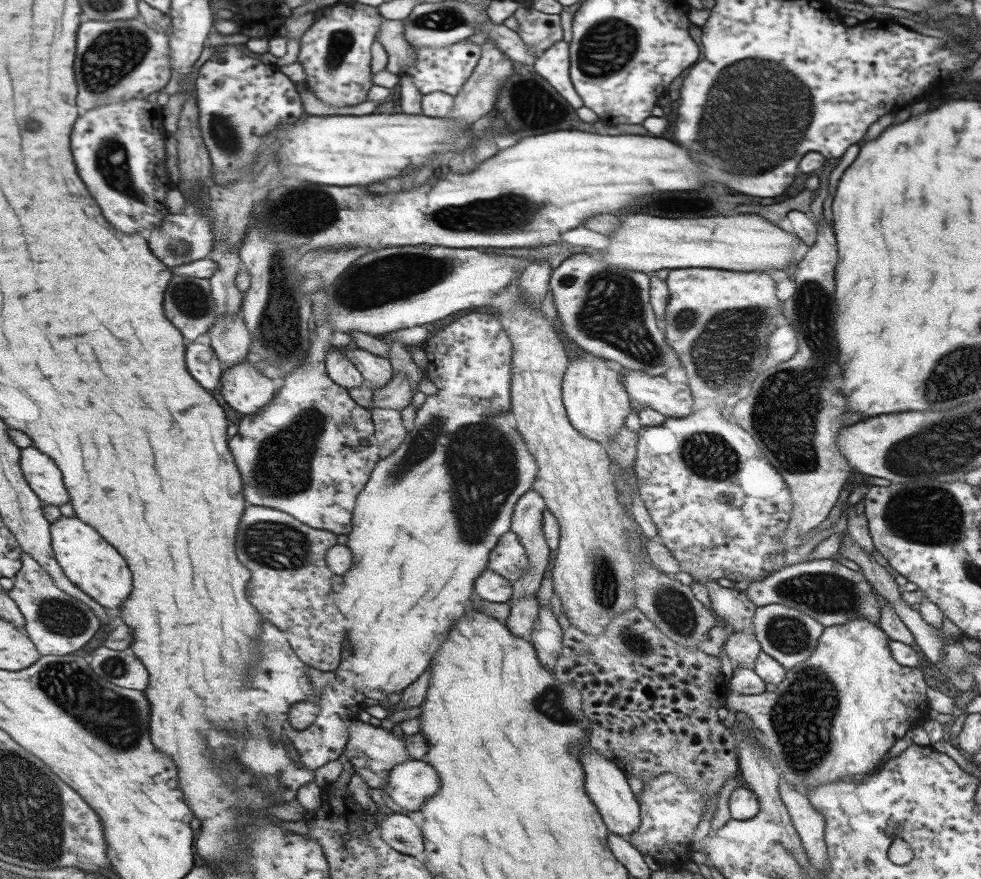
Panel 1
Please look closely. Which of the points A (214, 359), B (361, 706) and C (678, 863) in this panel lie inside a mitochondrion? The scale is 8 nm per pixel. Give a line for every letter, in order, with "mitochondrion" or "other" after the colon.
A: other
B: other
C: other

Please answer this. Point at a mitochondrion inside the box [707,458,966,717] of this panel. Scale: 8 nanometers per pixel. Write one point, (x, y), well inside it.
(831, 594)

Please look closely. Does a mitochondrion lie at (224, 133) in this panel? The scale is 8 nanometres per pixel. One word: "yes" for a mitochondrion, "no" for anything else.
yes

